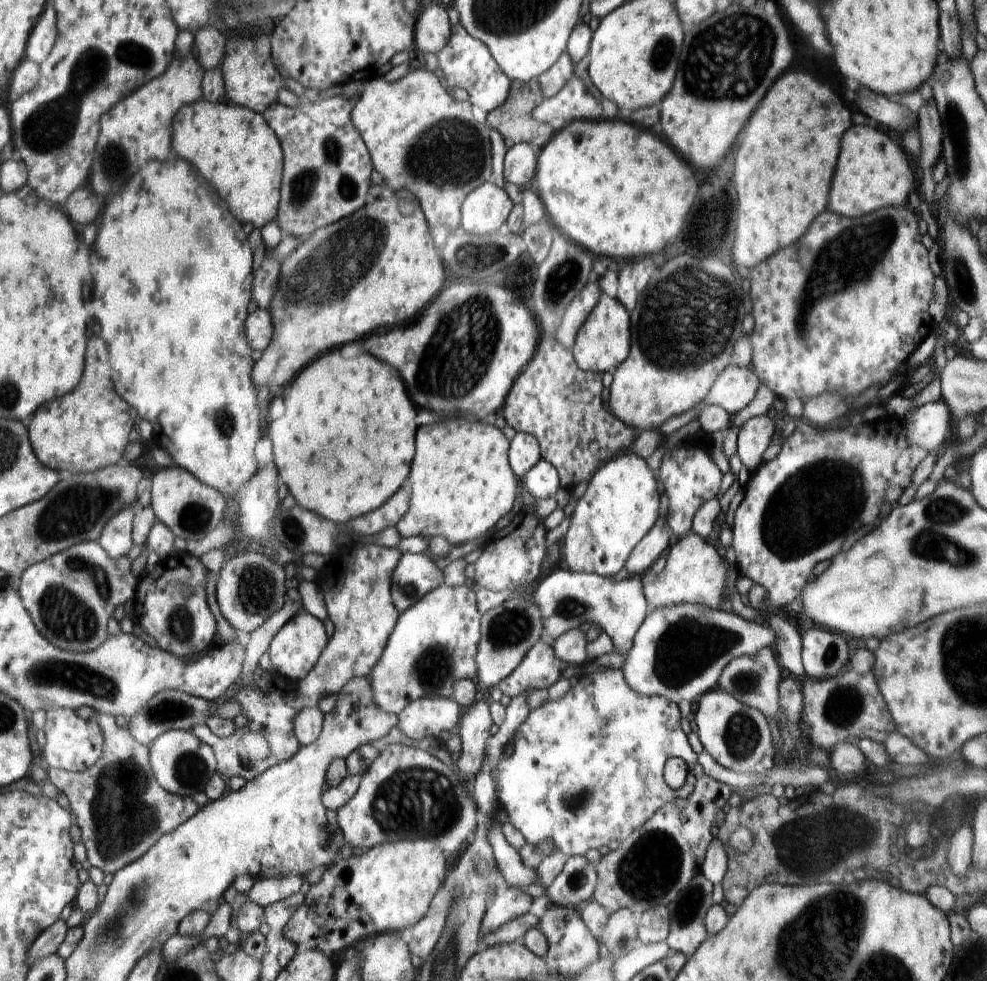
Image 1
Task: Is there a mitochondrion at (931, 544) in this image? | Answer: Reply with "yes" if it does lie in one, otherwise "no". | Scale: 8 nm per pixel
yes

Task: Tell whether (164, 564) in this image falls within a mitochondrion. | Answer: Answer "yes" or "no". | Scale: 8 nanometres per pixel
no

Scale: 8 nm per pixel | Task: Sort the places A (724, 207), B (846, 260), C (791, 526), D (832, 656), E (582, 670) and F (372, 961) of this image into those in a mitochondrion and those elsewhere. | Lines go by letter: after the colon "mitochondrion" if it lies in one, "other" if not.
A: other
B: mitochondrion
C: mitochondrion
D: mitochondrion
E: other
F: other

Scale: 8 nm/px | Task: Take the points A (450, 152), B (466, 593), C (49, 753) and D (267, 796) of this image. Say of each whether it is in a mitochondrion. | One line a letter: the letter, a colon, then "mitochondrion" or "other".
A: mitochondrion
B: other
C: other
D: other

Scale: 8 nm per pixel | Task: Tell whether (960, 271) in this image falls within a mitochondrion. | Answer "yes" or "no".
yes

